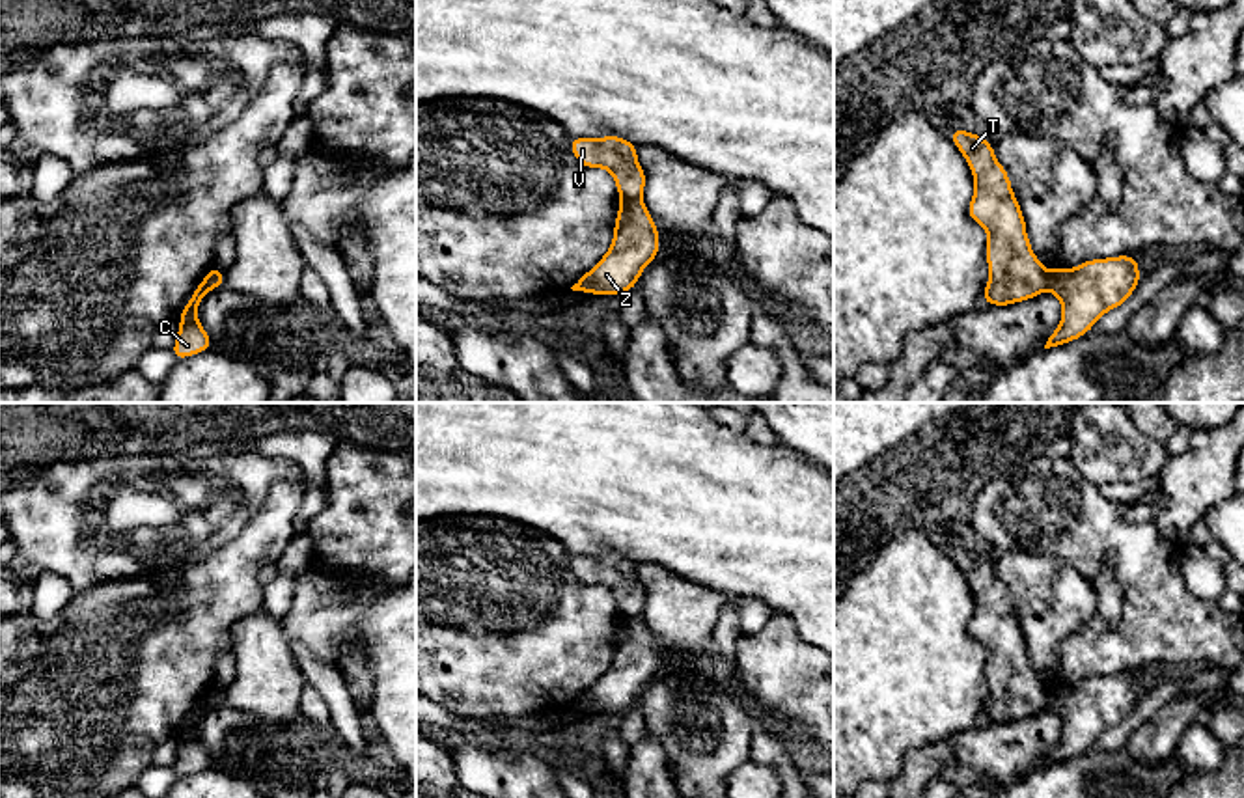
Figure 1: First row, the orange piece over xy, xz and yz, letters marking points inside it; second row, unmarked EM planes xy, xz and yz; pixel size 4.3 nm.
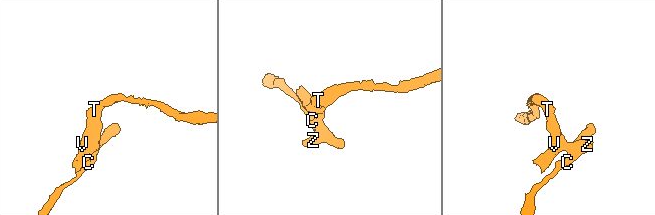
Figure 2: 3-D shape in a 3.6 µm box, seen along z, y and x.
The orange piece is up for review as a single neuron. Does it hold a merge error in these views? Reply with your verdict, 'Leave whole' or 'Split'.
Split

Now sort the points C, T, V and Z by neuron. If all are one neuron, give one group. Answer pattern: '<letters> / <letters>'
C Z / T V

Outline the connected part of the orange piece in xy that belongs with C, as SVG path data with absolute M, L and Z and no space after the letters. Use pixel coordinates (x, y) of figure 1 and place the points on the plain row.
M224 690L216 694L205 694L194 707L188 722L181 727L179 750L172 766L177 777L211 766L211 755L198 738L198 722L211 707L216 707L218 703L224 703Z

